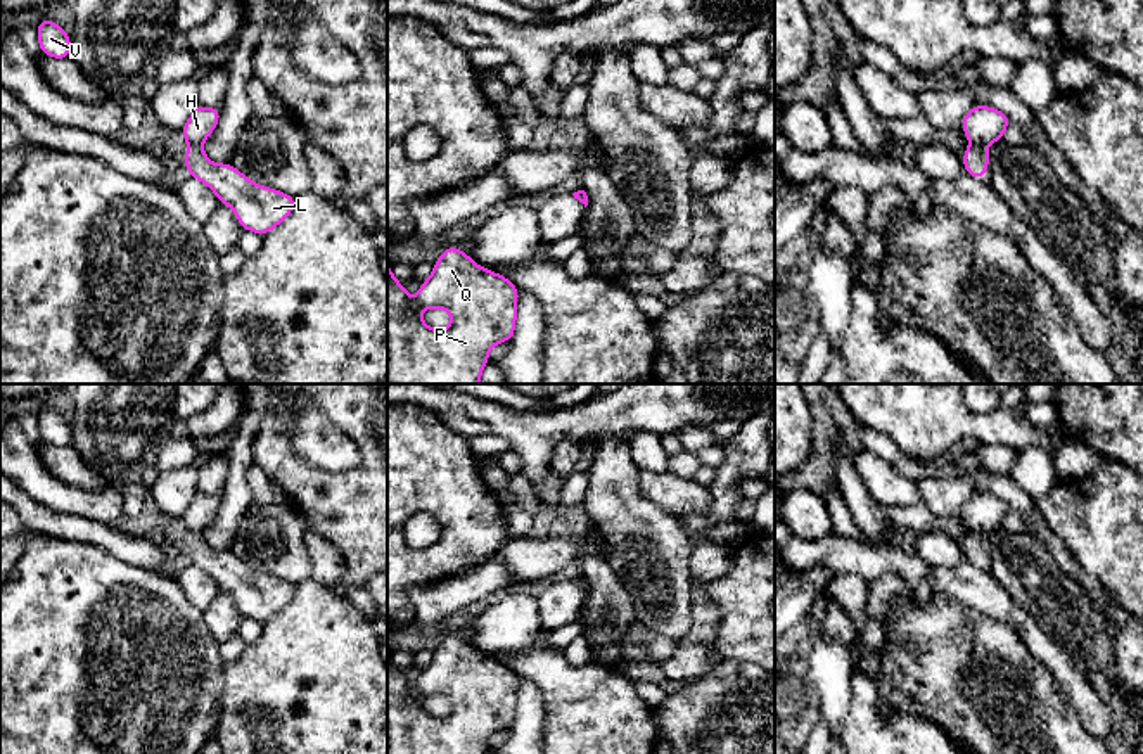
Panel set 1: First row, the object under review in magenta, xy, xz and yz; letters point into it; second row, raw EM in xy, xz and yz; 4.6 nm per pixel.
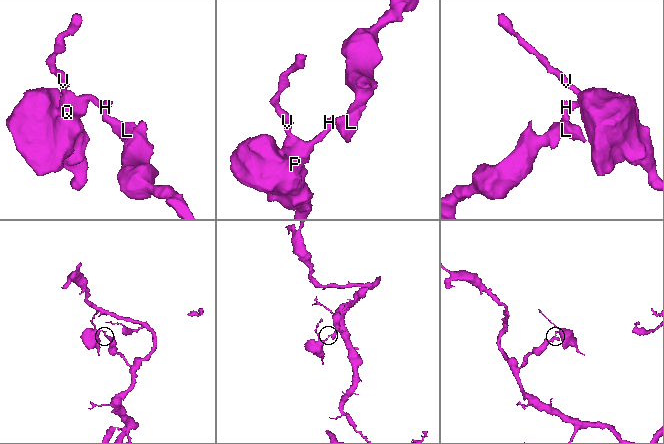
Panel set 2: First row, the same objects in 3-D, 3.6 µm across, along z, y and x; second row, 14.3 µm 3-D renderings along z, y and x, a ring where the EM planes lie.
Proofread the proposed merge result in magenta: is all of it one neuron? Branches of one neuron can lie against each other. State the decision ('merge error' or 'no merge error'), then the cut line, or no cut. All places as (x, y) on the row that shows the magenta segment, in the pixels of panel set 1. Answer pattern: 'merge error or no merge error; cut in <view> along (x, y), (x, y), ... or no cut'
merge error; cut in xy along (189, 142), (199, 146)

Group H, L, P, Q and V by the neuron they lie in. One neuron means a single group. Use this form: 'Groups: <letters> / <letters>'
Groups: H P Q V / L

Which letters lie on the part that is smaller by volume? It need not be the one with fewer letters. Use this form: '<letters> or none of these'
H, P, Q, V

